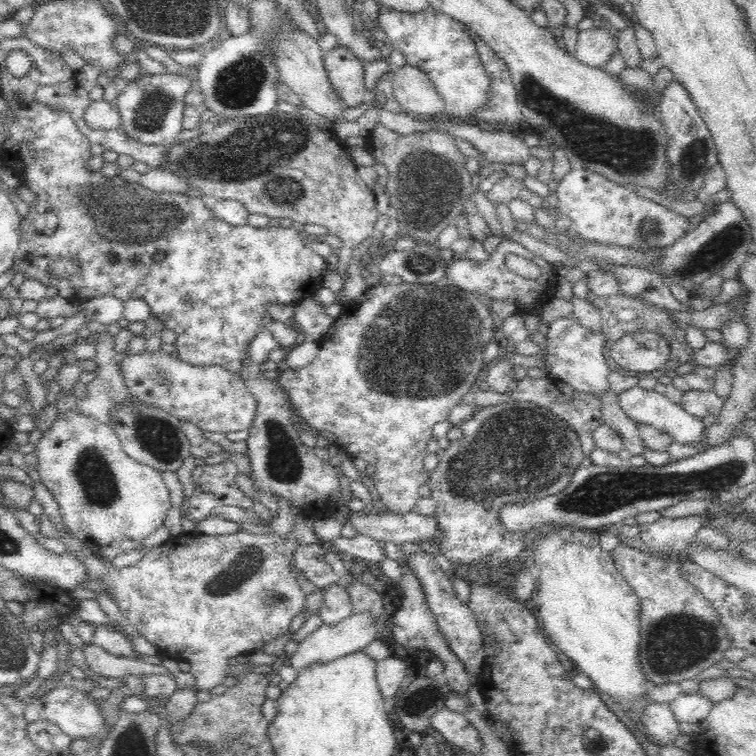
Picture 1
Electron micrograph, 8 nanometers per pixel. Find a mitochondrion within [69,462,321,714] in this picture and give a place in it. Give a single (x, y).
(246, 575)

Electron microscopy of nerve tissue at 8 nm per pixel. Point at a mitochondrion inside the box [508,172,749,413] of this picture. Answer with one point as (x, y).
(717, 248)

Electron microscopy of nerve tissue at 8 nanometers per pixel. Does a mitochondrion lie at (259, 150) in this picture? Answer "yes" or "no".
yes

